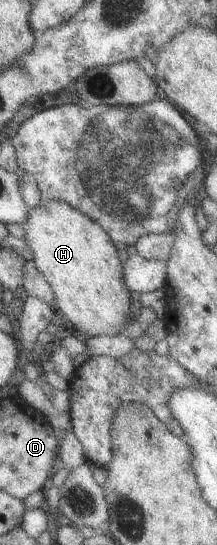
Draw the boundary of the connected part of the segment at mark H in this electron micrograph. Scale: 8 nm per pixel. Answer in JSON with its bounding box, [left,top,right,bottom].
[20,200,136,337]

